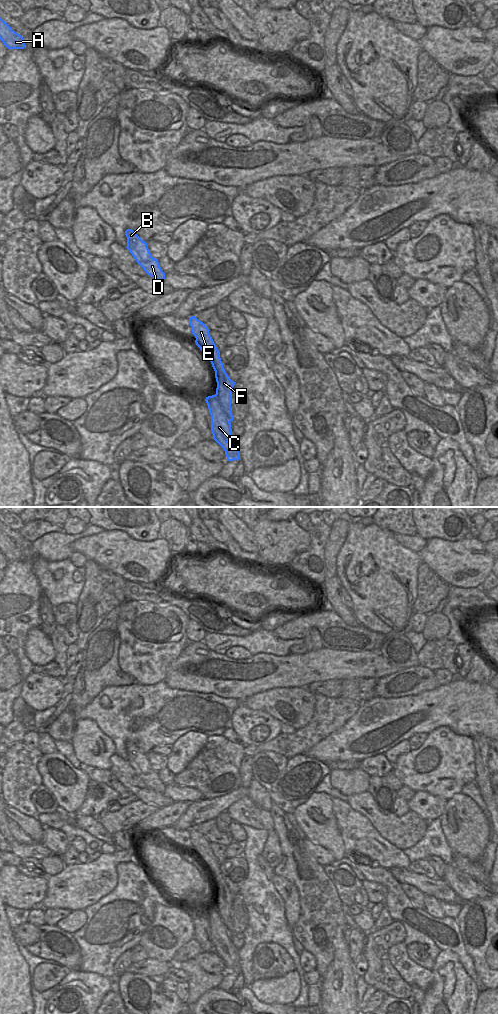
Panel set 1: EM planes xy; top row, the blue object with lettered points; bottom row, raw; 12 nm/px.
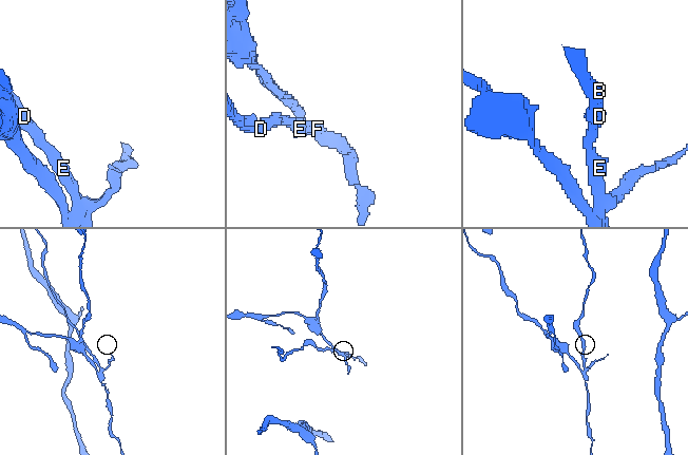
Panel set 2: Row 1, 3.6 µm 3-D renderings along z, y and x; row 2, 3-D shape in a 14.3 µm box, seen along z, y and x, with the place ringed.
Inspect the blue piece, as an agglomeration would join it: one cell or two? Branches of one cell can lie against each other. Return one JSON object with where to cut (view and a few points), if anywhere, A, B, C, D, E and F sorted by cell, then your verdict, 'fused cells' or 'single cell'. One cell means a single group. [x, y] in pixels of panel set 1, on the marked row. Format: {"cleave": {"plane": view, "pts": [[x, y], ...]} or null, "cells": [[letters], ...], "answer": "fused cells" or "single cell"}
{"cleave": {"plane": "xy", "pts": [[214, 395], [230, 421]]}, "cells": [["A", "B", "D", "E", "F"], ["C"]], "answer": "fused cells"}

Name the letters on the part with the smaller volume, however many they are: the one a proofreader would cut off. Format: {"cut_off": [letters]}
{"cut_off": ["A", "B", "D", "E", "F"]}

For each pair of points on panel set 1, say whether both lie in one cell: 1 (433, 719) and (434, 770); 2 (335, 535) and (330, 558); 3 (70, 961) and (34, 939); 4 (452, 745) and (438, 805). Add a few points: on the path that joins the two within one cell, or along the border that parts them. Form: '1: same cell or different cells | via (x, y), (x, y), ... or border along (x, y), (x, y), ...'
1: different cells | border along (427, 733), (440, 726), (447, 726), (456, 734)
2: same cell | via (335, 541), (330, 552)
3: same cell | via (61, 956), (57, 952), (52, 951), (43, 942)
4: different cells | border along (417, 791), (426, 791), (447, 800)

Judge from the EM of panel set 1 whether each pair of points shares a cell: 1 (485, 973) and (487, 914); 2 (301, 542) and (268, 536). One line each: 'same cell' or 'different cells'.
1: same cell
2: same cell

